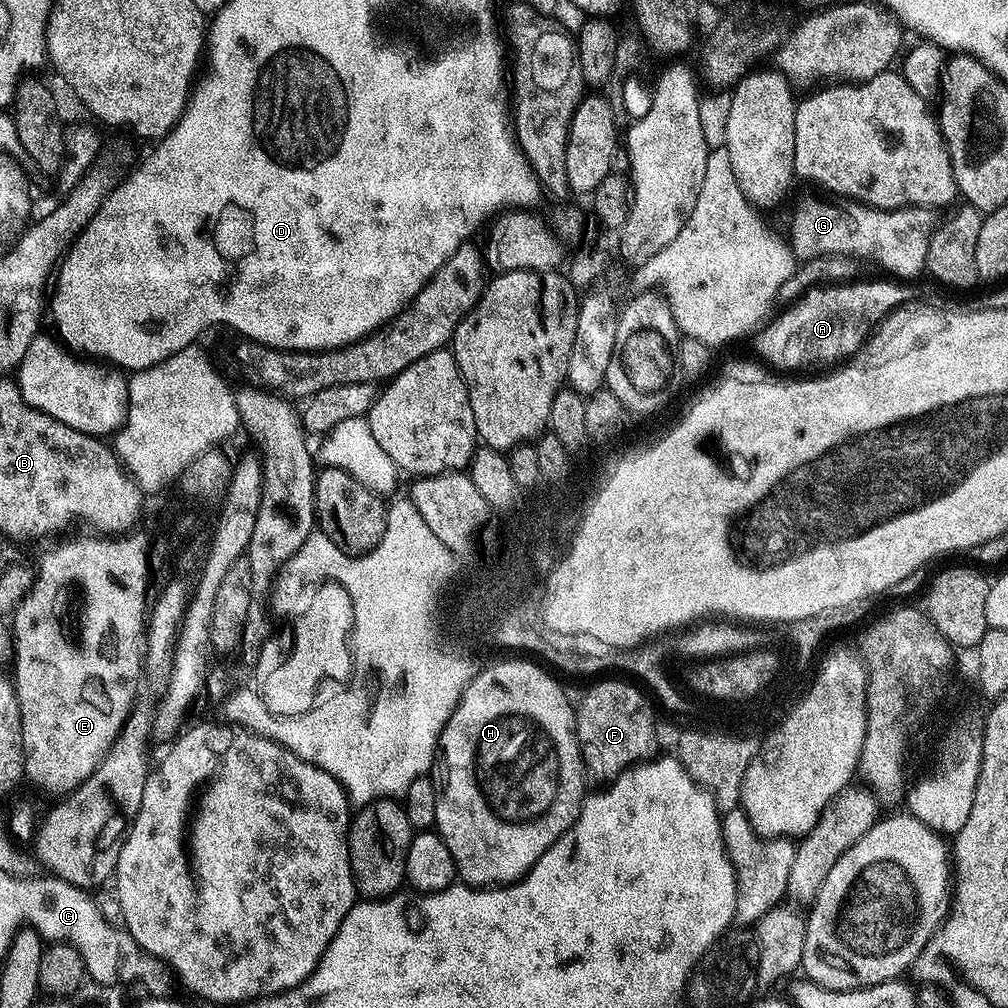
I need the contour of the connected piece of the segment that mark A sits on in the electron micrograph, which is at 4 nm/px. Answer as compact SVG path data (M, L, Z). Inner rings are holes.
M889 281L848 282L809 288L780 316L774 316L759 331L761 334L754 344L760 354L759 359L772 368L800 370L810 366L826 366L855 351L857 353L871 332L890 312L913 301L908 287Z

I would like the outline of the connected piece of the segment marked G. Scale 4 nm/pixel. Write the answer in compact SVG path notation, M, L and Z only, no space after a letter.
M808 196L792 216L790 247L797 261L813 260L815 256L847 256L860 260L873 260L881 264L893 277L916 276L925 271L928 263L928 239L934 224L928 221L923 207L870 208L866 204L847 198L815 200Z

